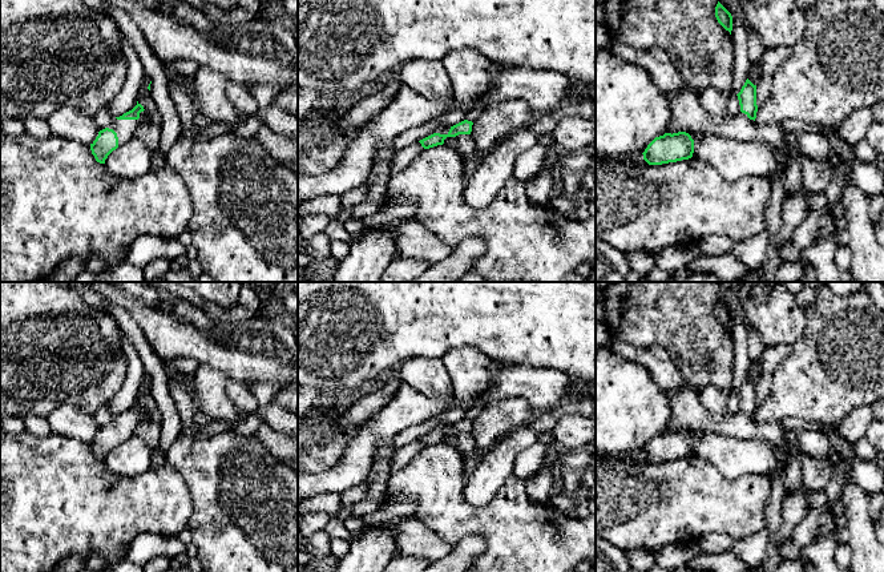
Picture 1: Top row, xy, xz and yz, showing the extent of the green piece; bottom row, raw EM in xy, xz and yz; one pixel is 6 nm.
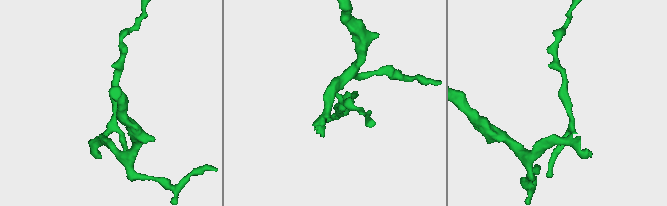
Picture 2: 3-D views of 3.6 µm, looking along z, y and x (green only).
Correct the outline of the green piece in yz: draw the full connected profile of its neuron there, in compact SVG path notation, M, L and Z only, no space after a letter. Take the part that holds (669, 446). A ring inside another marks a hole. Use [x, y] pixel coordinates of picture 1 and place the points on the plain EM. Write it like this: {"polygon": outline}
{"polygon": "M678 430L655 435L642 452L649 463L662 463L689 458L693 451L694 438L691 434L686 430Z"}

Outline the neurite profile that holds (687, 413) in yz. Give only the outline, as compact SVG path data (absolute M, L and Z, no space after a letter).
M671 390L669 399L671 404L671 418L667 424L669 431L698 430L738 440L756 439L768 442L776 450L786 452L782 460L782 470L784 471L790 448L782 422L759 422L750 418L744 411L735 414L726 412L723 415L709 412L693 390Z

